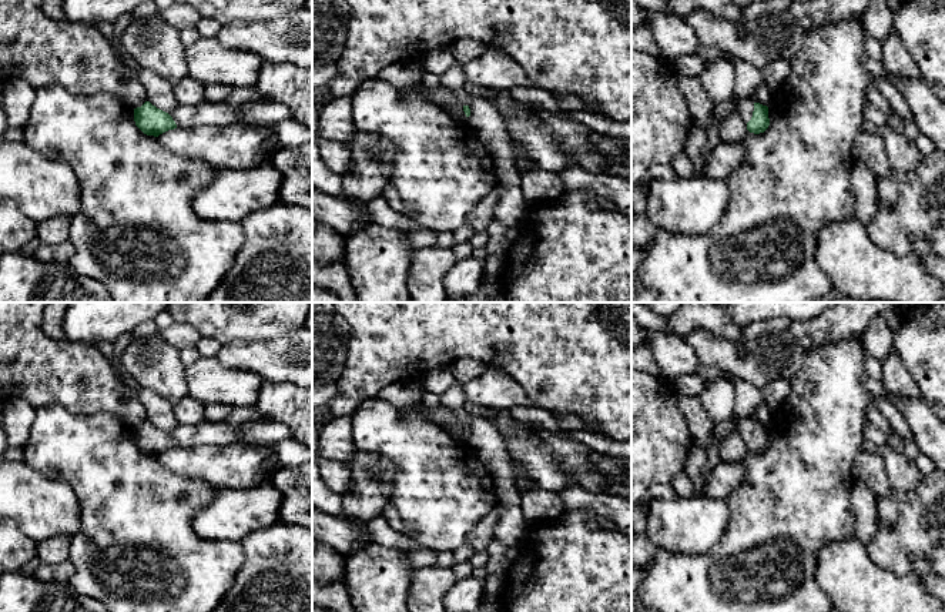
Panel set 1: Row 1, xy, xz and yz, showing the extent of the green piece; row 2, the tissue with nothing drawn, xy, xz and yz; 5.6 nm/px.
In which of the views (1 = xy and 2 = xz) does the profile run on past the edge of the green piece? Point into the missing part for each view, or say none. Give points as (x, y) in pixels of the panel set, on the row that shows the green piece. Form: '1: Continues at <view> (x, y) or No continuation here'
1: No continuation here
2: No continuation here

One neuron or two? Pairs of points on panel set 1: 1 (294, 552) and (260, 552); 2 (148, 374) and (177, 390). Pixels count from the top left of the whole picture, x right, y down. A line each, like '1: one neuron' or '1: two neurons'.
1: one neuron
2: one neuron

